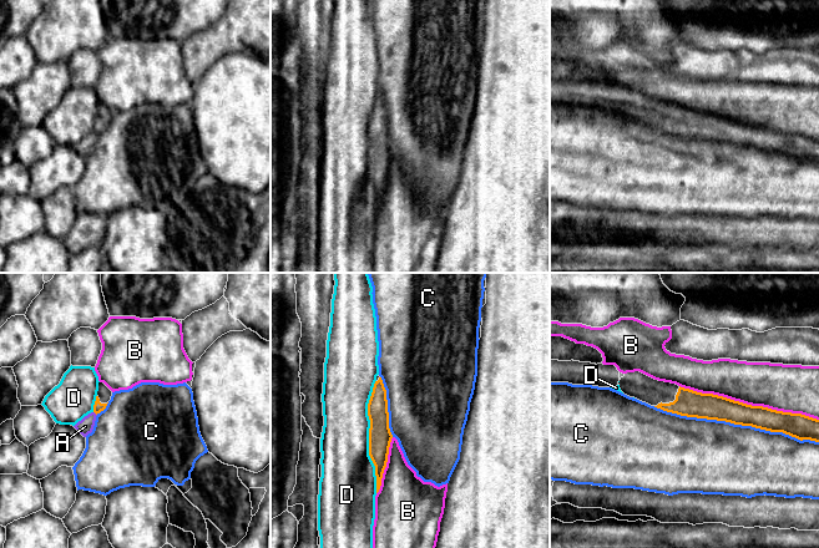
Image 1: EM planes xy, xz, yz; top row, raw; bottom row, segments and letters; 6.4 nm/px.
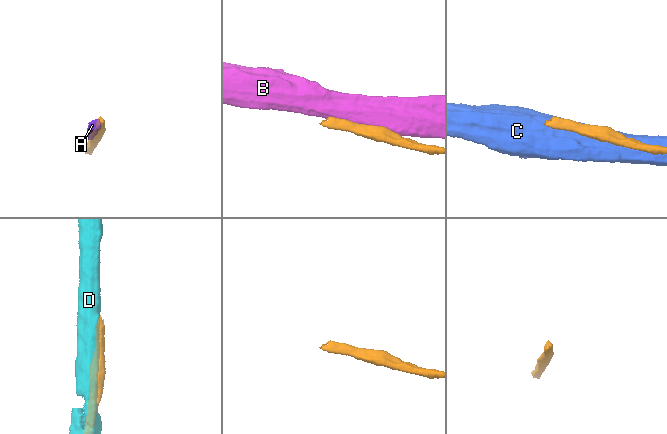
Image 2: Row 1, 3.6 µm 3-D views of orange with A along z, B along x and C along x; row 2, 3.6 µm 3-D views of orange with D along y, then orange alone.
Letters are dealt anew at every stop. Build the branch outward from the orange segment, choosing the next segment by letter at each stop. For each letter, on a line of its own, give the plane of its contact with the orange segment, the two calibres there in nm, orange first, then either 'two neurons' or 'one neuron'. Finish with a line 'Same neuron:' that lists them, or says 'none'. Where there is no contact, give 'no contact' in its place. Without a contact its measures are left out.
A: meets orange in xy; 60 nm thick on the orange side, 100 nm on the other; two neurons
B: meets orange in yz; 160 nm thick on the orange side, 300 nm on the other; two neurons
C: meets orange in yz; 170 nm thick on the orange side, 480 nm on the other; two neurons
D: meets orange in xz; 140 nm thick on the orange side, 320 nm on the other; two neurons
Same neuron: none

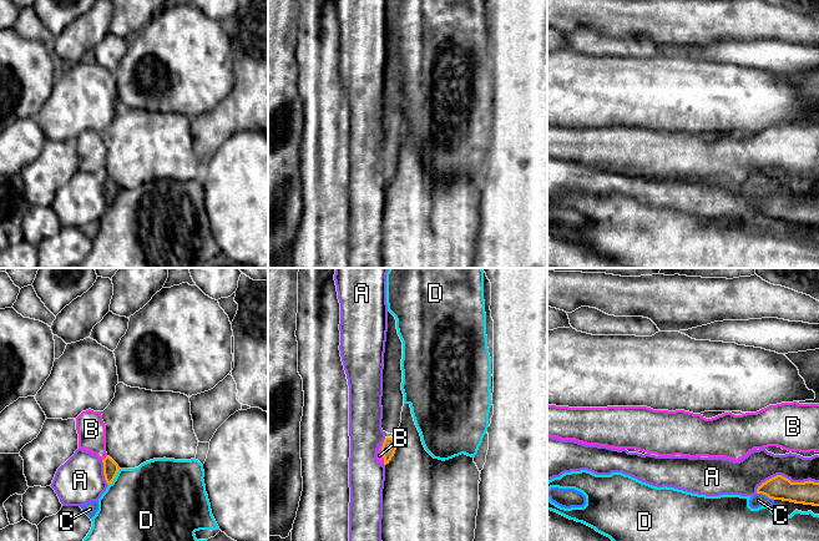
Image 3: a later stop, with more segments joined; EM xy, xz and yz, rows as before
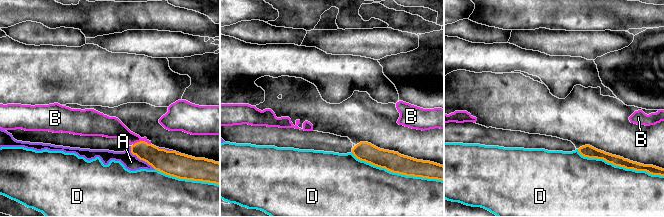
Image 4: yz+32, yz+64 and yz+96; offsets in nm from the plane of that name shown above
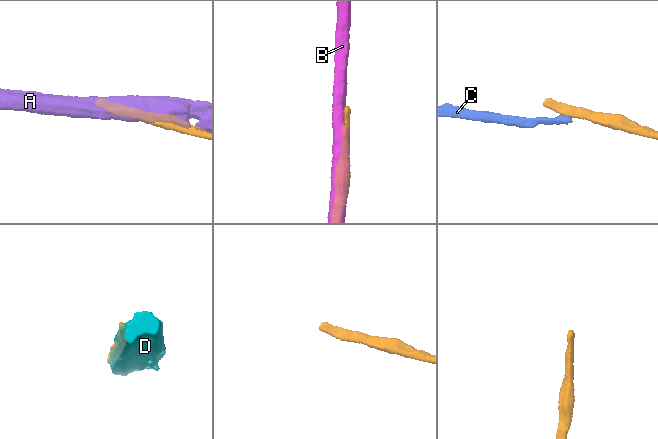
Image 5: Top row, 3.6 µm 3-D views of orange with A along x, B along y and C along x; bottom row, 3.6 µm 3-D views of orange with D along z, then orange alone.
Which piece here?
A: meets orange in yz; 160 nm thick on the orange side, 200 nm on the other; two neurons
B: meets orange in xz; 90 nm thick on the orange side, 50 nm on the other; two neurons
C: meets orange in yz; 160 nm thick on the orange side, 90 nm on the other; two neurons
D: meets orange in xy; 100 nm thick on the orange side, 480 nm on the other; two neurons
Same neuron: none

